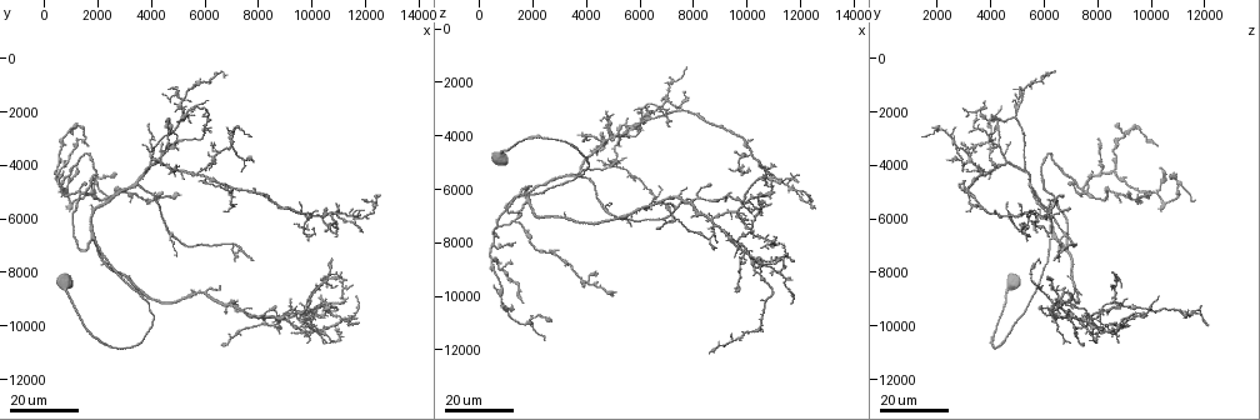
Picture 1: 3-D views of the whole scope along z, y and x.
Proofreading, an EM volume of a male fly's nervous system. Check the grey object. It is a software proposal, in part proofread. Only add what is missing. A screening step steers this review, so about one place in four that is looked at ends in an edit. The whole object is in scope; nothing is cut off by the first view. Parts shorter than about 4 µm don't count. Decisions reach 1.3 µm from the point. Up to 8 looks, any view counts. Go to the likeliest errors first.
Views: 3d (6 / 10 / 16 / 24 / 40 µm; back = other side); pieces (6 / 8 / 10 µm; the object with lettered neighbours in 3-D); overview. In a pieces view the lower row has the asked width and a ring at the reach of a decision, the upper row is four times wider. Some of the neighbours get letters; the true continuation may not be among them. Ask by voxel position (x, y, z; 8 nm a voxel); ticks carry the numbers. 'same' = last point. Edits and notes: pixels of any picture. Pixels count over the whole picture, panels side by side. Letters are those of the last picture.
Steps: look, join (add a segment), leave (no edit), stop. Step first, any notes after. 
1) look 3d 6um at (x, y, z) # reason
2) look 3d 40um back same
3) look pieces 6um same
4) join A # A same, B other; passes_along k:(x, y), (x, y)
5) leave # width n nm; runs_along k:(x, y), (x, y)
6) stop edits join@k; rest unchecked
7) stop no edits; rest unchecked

look 3d 16um at (11600, 9800, 9300) # thin end

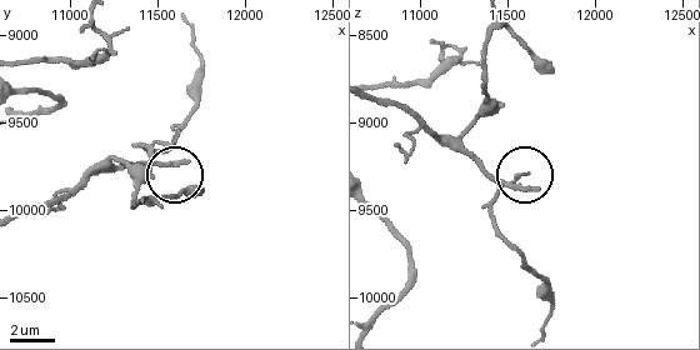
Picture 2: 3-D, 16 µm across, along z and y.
look pieces 8um at (11660, 9700, 9380) # what lies round it

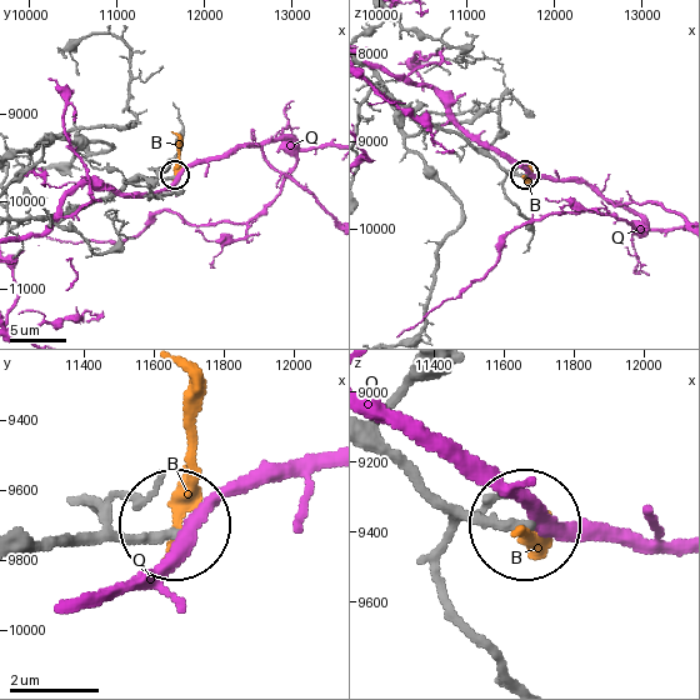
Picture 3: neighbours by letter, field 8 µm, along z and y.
leave # width 200 nm; B other, Q other; runs_along 3:(41, 551), (171, 529); no lettered segment goes on from it

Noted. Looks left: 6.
look 3d 24um at (11800, 10000, 8700) # thick end

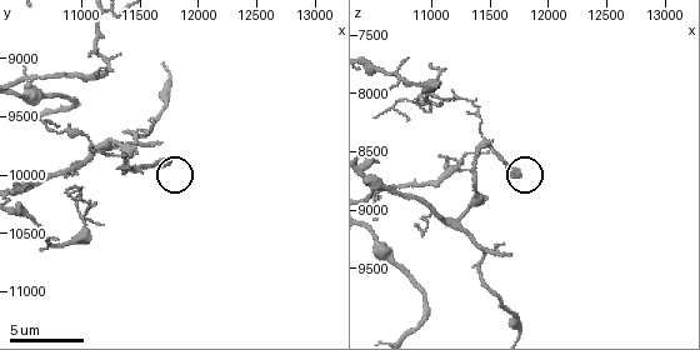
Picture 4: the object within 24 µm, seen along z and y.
look pieces 8um at (11740, 9900, 8700)

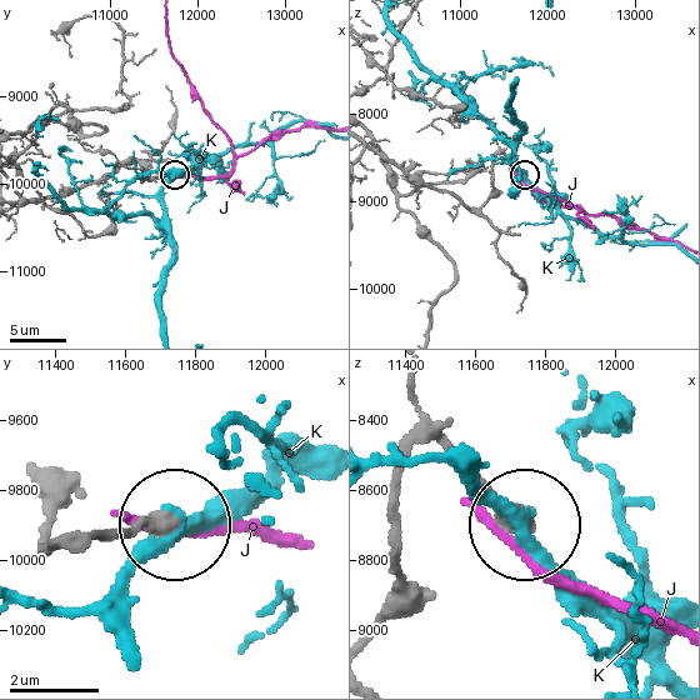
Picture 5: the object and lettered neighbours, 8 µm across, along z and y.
leave # width 460 nm; J other, K other; runs_along 5:(31, 481), (46, 549), (166, 526); no lettered segment goes on from it

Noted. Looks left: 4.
look 3d 16um at (8700, 9300, 5900) # an open end

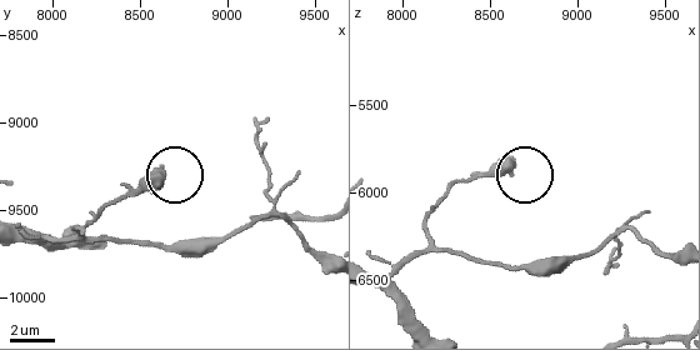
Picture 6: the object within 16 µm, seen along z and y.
look pieces 10um at (8640, 9280, 5840)

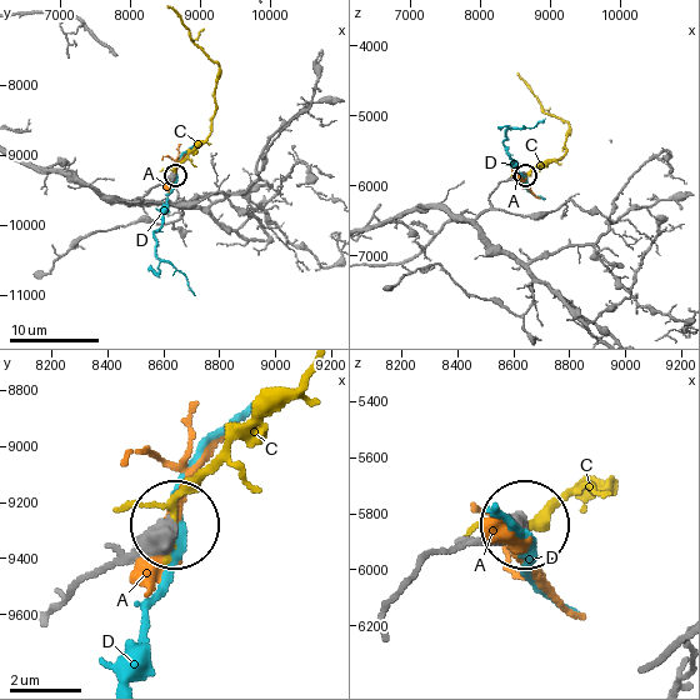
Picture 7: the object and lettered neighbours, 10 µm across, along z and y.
leave # A other, C other, D other; runs_along 7:(58, 173), (126, 200), (139, 200), (175, 176); none of them fits

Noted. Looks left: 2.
look pieces 6um at (10920, 10020, 9220) # tapers out

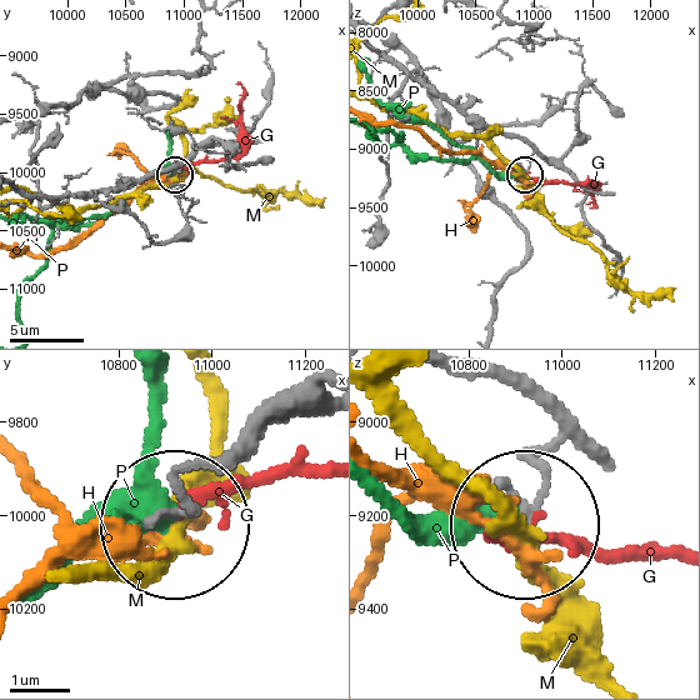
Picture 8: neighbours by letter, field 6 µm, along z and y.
leave # G other, H other, M other, P other; no lettered segment goes on from it

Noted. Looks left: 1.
stop no edits; rest unchecked

